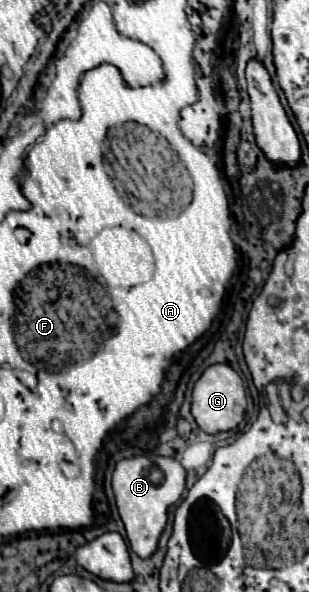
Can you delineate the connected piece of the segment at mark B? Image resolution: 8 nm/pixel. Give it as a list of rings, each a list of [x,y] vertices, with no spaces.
[[[133,457],[117,463],[113,471],[113,493],[129,545],[139,557],[145,559],[157,551],[159,537],[167,525],[169,507],[177,503],[185,491],[185,475],[183,465],[171,457]]]

